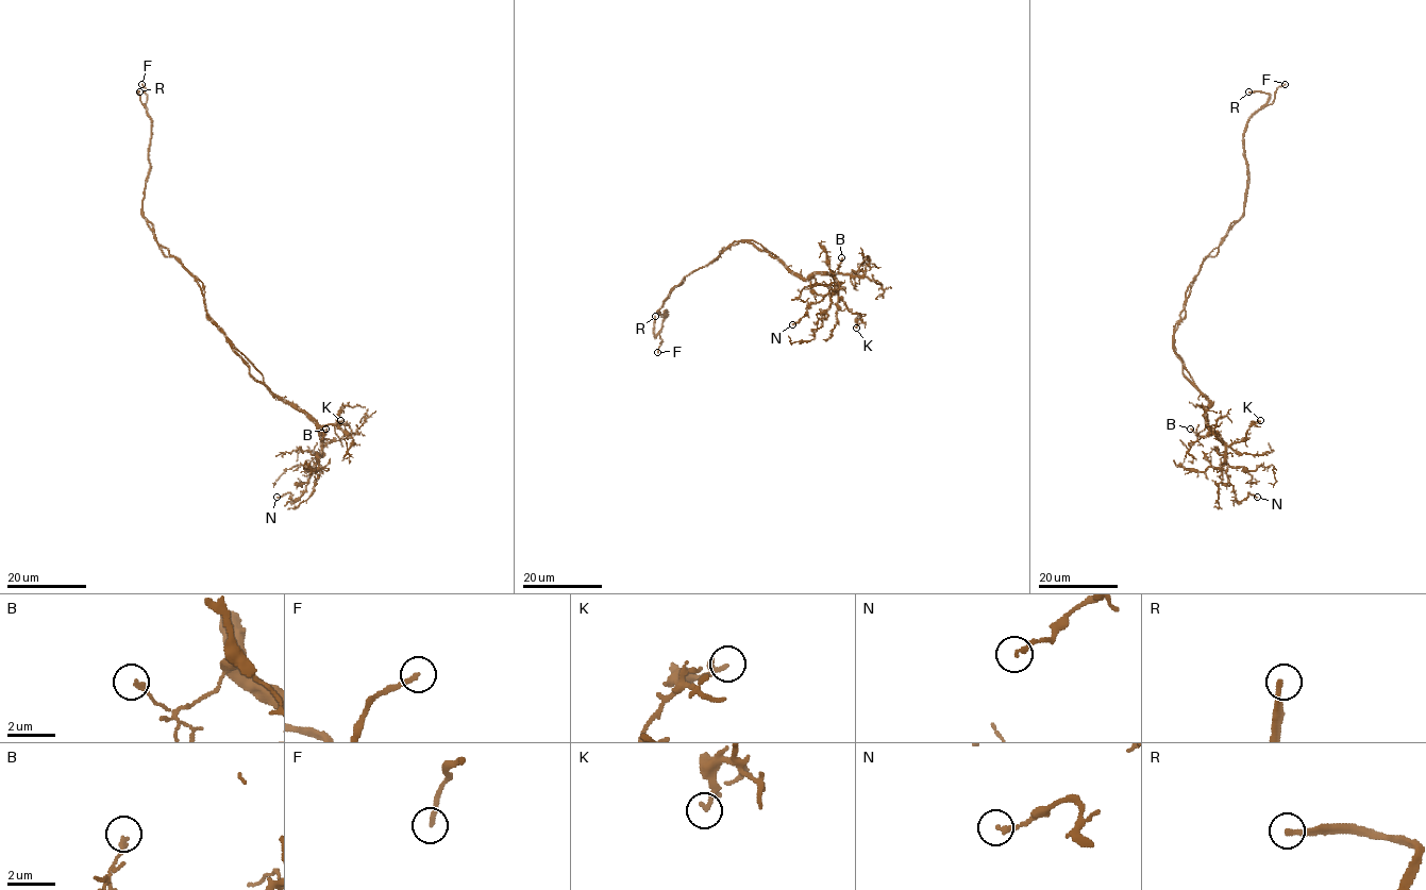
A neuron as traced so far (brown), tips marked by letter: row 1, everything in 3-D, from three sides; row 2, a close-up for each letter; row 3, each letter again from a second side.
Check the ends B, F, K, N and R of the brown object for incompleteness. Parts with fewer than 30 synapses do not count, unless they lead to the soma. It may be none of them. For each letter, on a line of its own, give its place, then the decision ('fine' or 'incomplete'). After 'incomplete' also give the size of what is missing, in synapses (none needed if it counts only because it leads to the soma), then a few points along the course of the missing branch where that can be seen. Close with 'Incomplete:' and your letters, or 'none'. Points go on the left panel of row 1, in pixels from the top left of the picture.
B: (325, 429) | fine
F: (141, 84) | incomplete | (141, 84), (141, 24), (136, 18)
K: (340, 420) | fine
N: (277, 497) | fine
R: (139, 91) | incomplete | 250 syn | (139, 91), (146, 83), (153, 82), (166, 94), (197, 96), (167, 107), (156, 94)
Incomplete: F, R

